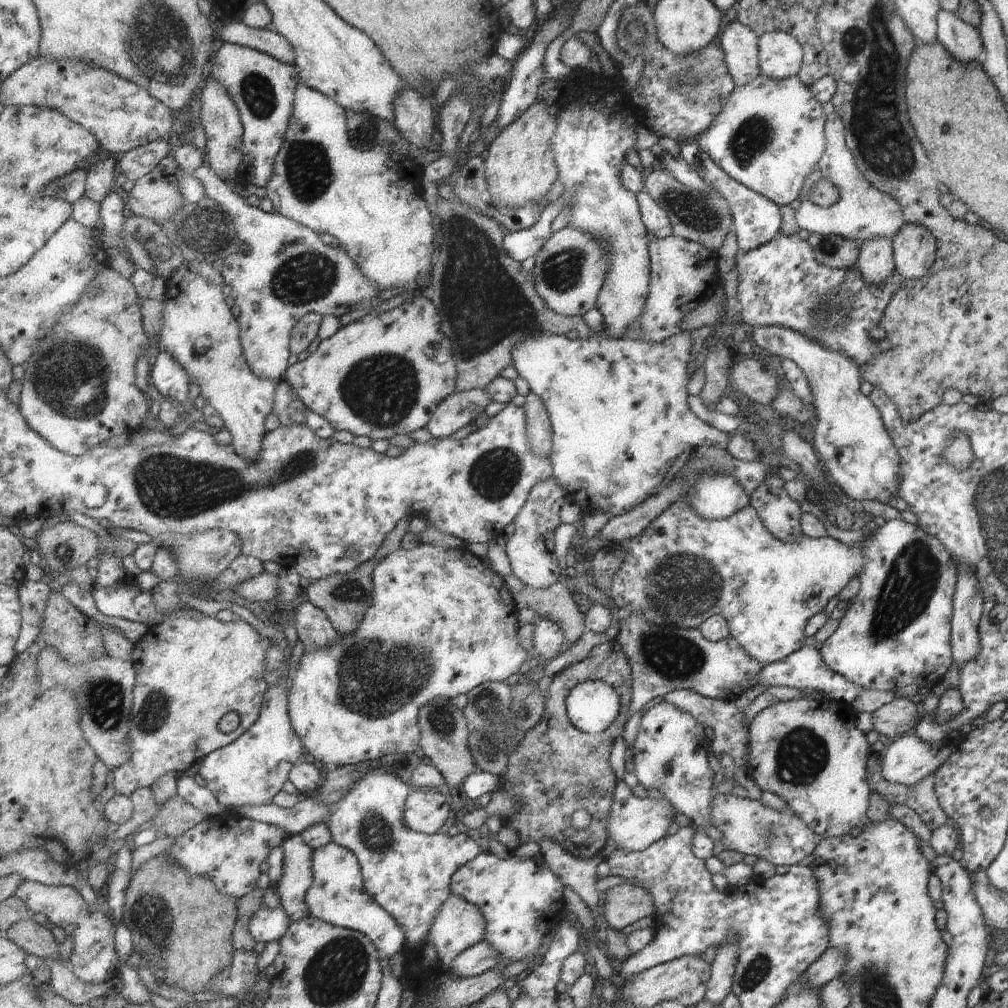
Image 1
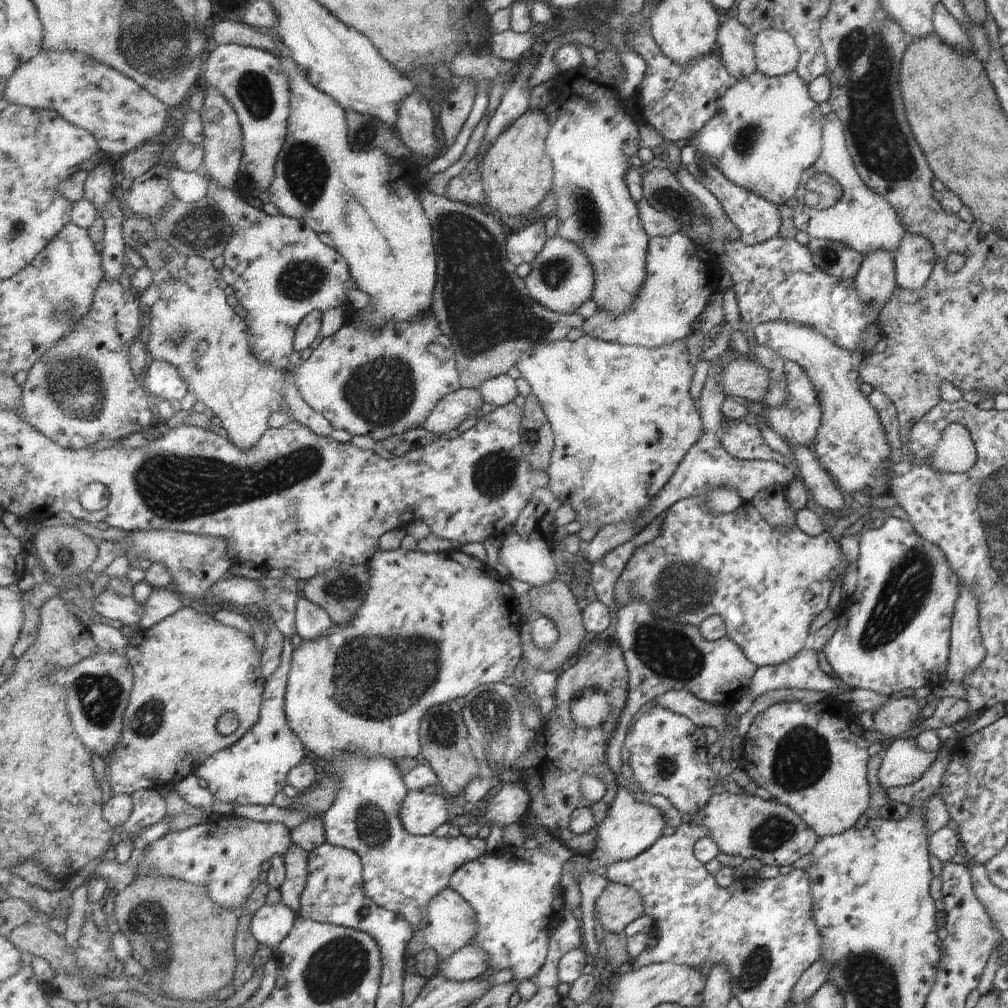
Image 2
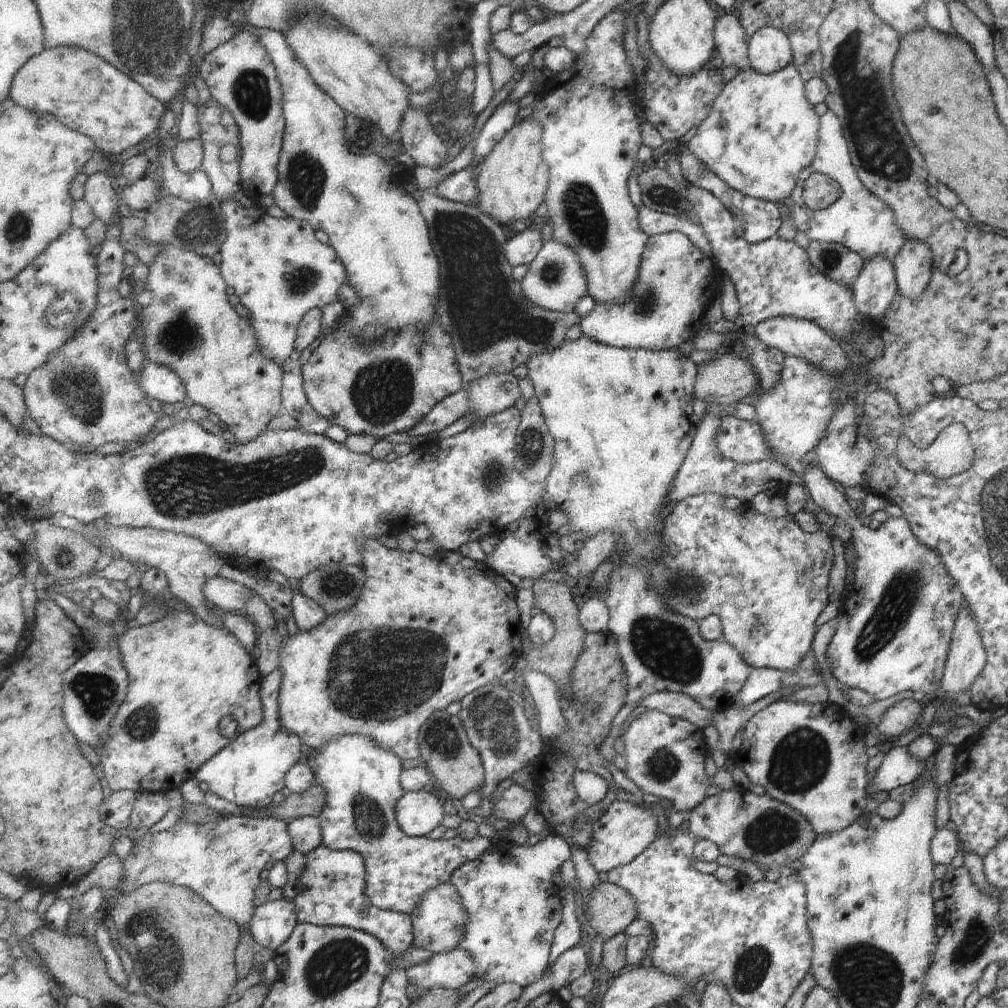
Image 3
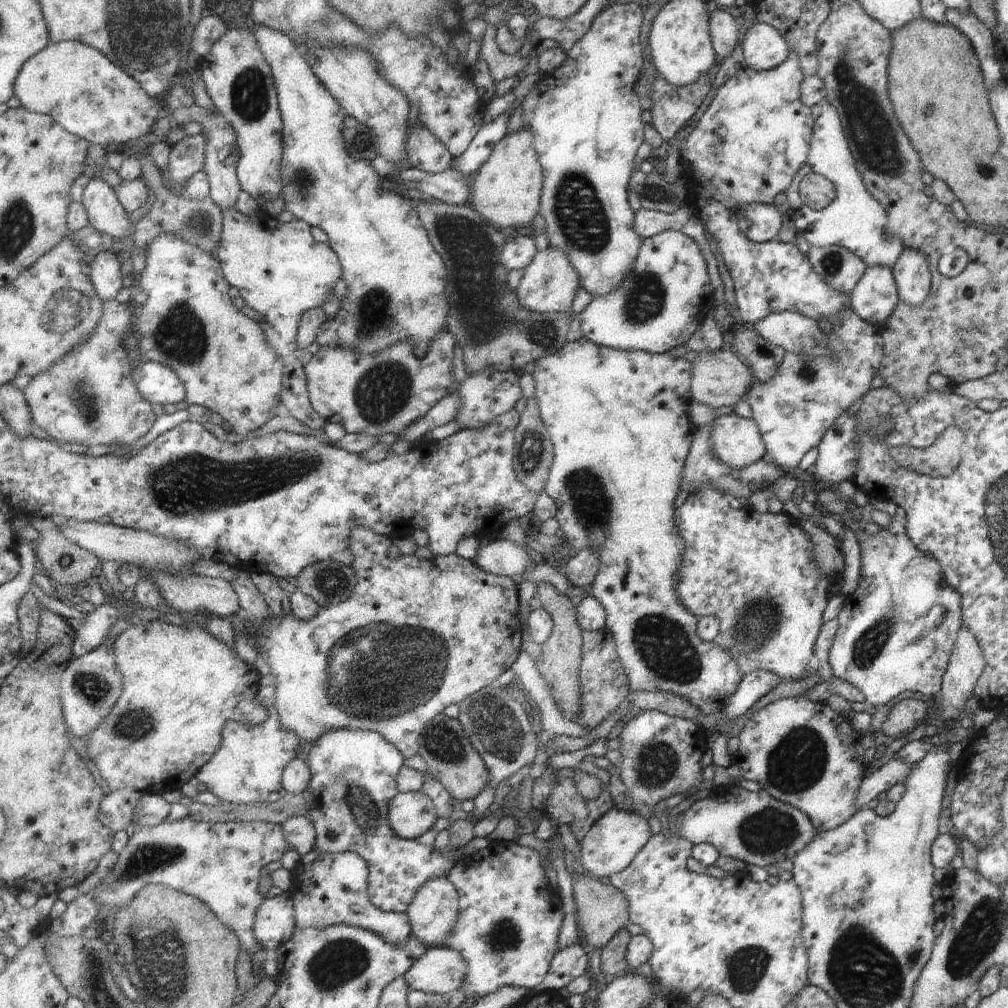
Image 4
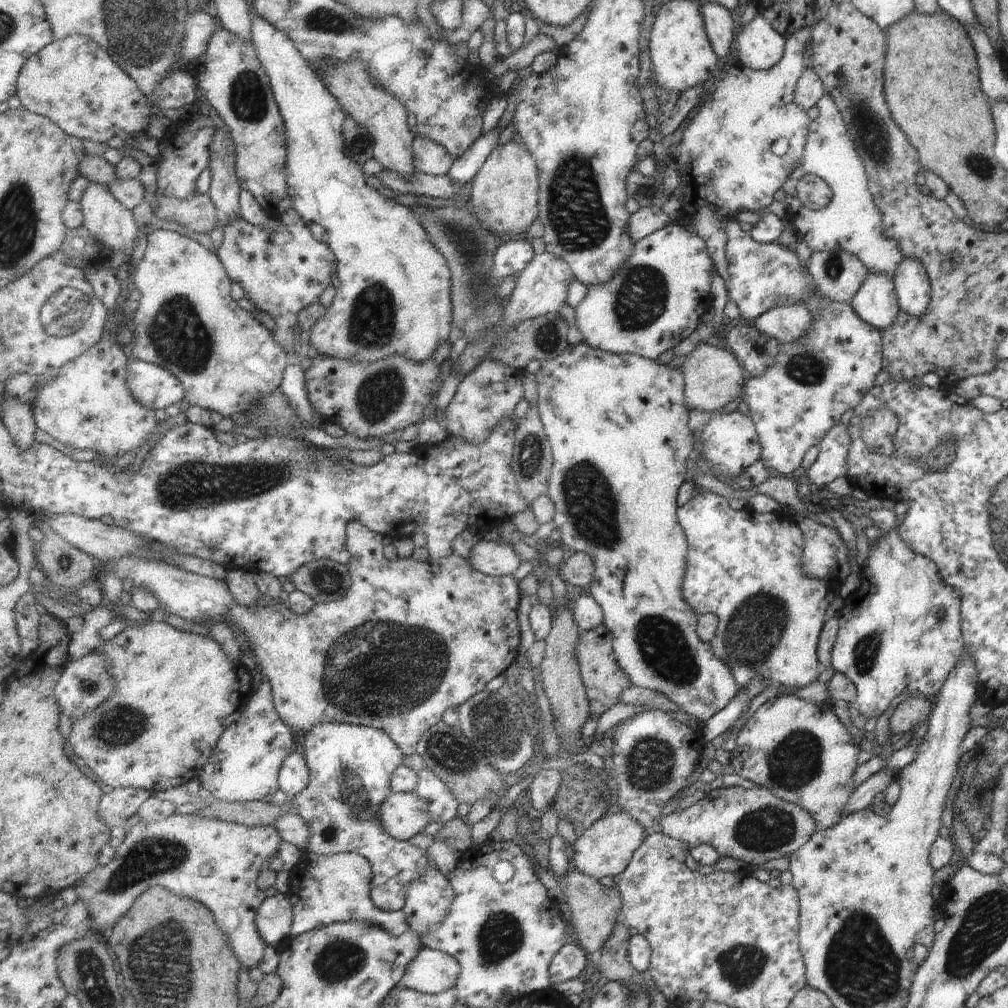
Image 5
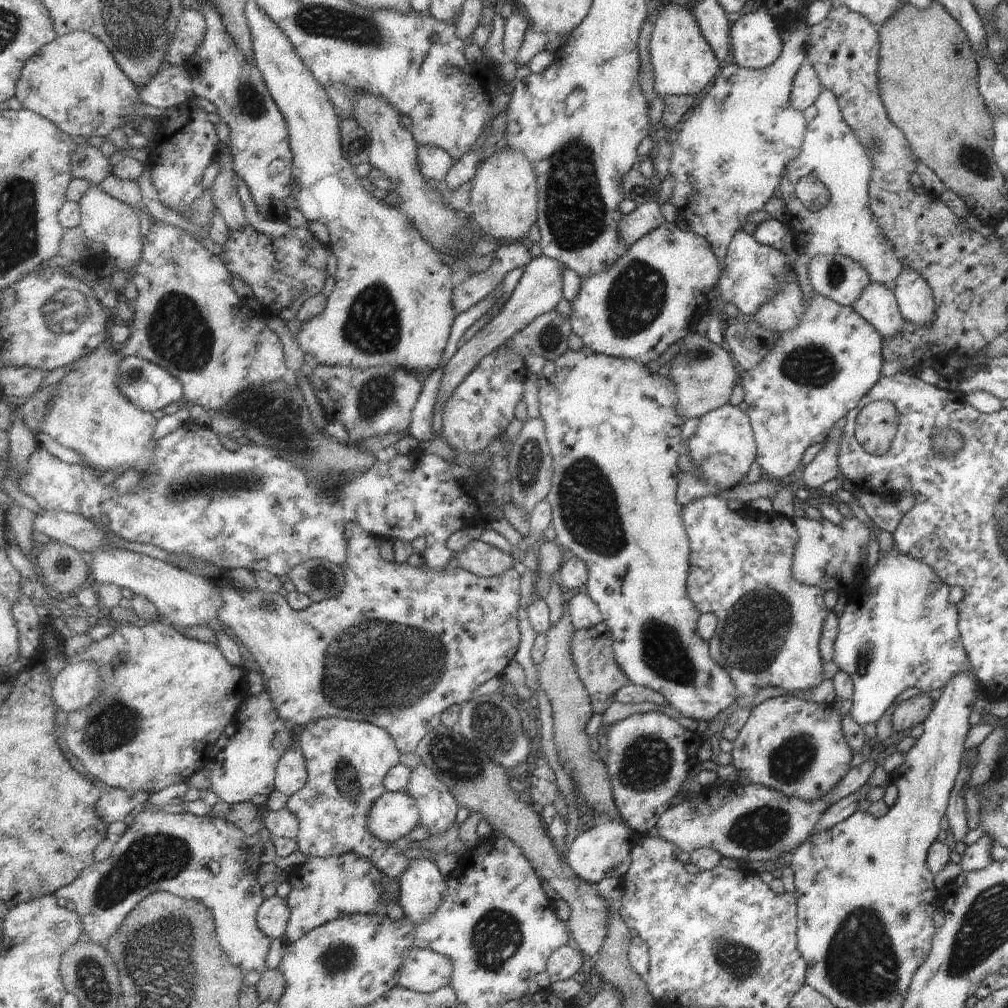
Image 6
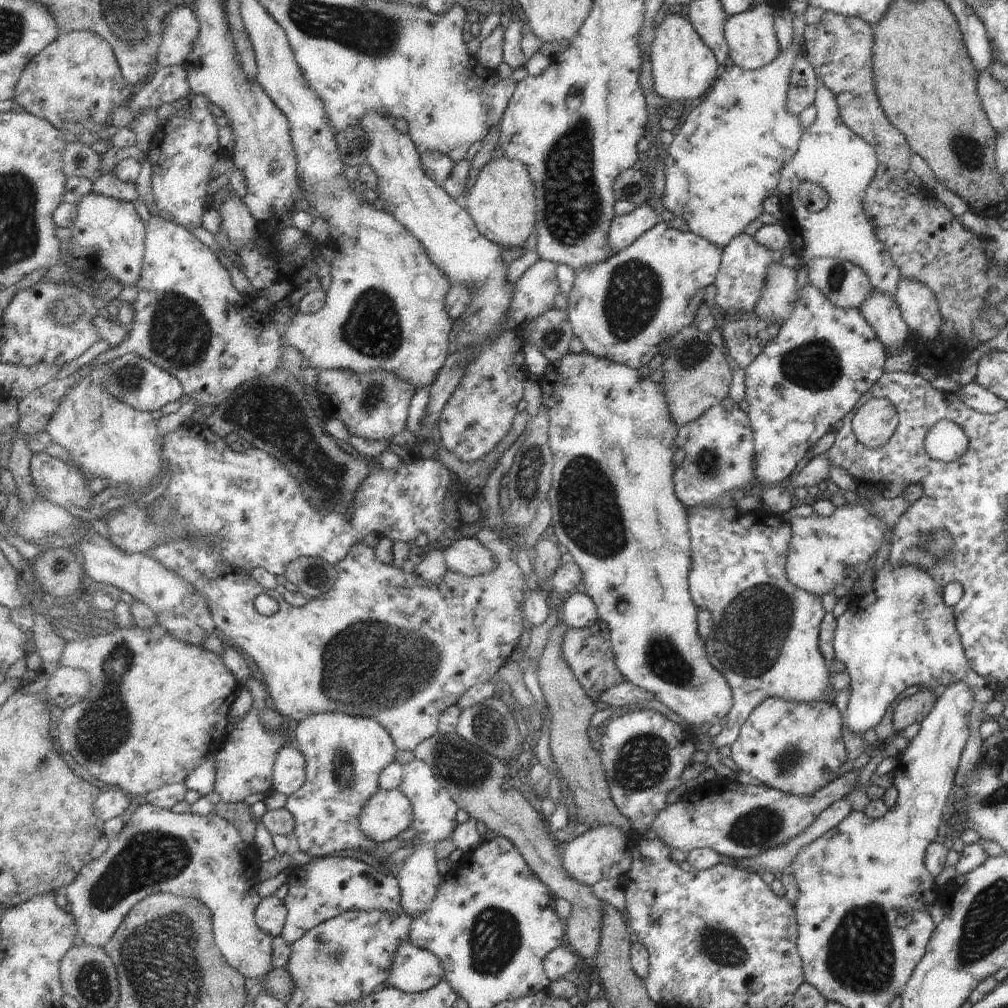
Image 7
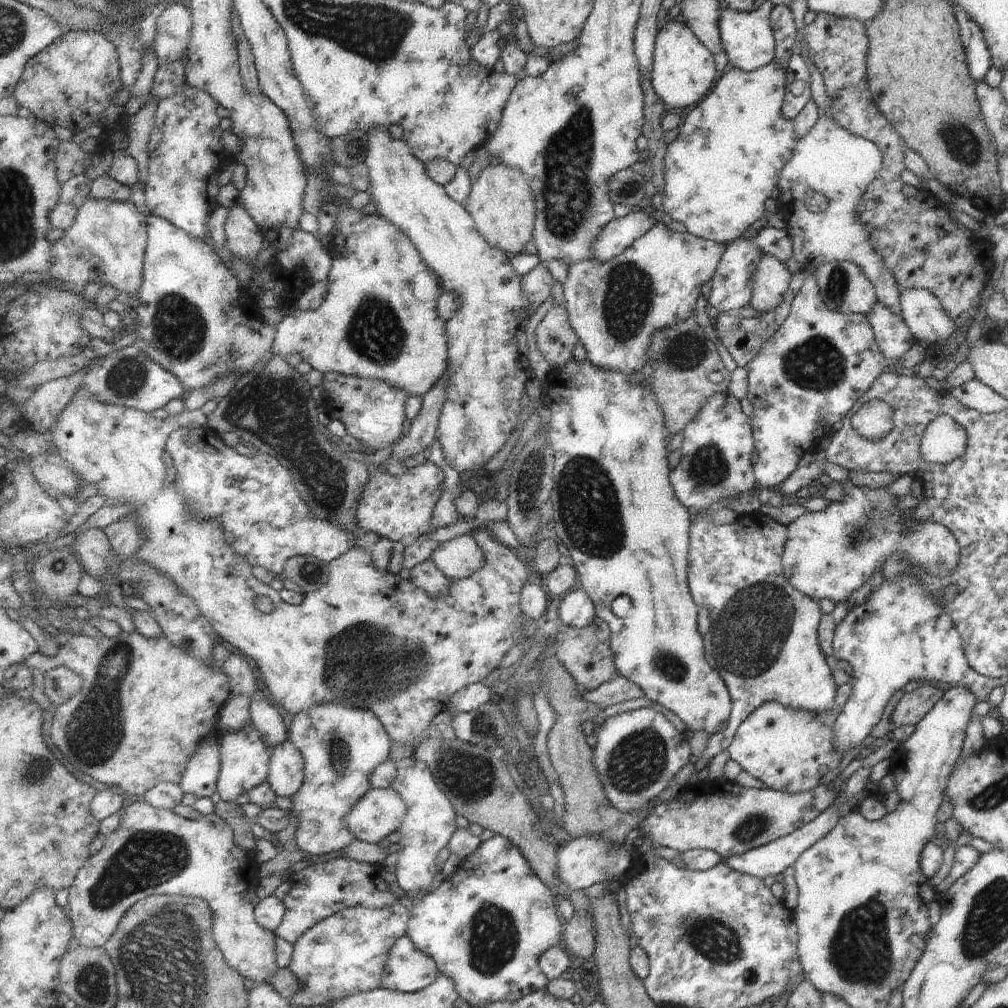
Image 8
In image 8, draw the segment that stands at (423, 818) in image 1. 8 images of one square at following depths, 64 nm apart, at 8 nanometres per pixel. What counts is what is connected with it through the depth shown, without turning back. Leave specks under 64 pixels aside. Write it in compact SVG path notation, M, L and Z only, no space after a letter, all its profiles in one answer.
M373 787L371 792L367 792L367 796L363 796L359 804L347 816L347 828L363 842L380 844L389 834L399 830L405 816L407 816L407 802L397 790L393 787L386 789Z

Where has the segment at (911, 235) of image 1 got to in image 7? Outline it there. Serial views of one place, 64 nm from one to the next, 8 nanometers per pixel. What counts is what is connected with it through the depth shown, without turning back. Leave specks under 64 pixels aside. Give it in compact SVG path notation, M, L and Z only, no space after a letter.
M899 277L894 302L912 334L927 340L939 334L942 316L939 316L933 292L925 284Z

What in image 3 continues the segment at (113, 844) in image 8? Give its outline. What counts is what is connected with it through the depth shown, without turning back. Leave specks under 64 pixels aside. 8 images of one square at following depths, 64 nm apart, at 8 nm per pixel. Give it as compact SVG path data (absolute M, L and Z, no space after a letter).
M238 815L237 817L228 817L227 819L222 819L221 821L216 821L213 823L188 823L187 821L179 821L175 823L170 829L163 832L149 832L148 830L141 831L140 833L134 835L135 846L132 849L131 854L125 858L123 867L124 867L124 880L120 885L120 890L115 891L113 894L107 894L114 896L115 894L128 894L134 892L136 889L143 887L144 885L153 883L153 882L165 882L168 884L178 885L187 889L190 889L192 892L198 893L208 904L211 904L213 908L217 909L223 917L226 917L227 920L234 921L240 928L250 929L250 925L254 920L256 911L258 907L256 906L257 899L257 890L261 883L261 872L263 868L269 864L269 862L279 862L289 859L291 854L294 854L293 842L290 838L290 832L288 829L288 824L285 821L279 821L278 819L270 818L257 818L257 817L248 817L247 815Z

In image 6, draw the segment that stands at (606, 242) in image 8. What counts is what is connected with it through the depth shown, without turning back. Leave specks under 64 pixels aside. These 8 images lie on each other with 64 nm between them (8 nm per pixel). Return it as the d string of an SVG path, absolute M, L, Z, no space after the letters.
M653 200L645 205L639 205L632 214L624 216L619 224L618 232L627 247L635 245L643 239L643 236L655 231L666 222L659 207Z

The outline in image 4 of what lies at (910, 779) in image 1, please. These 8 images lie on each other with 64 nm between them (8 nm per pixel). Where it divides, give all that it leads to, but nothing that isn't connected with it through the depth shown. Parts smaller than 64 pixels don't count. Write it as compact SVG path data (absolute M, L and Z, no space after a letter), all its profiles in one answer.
M893 756L879 769L868 771L863 776L858 792L855 794L856 808L861 809L861 806L875 799L881 792L886 792L895 784L903 783L910 772L909 768L910 766Z

